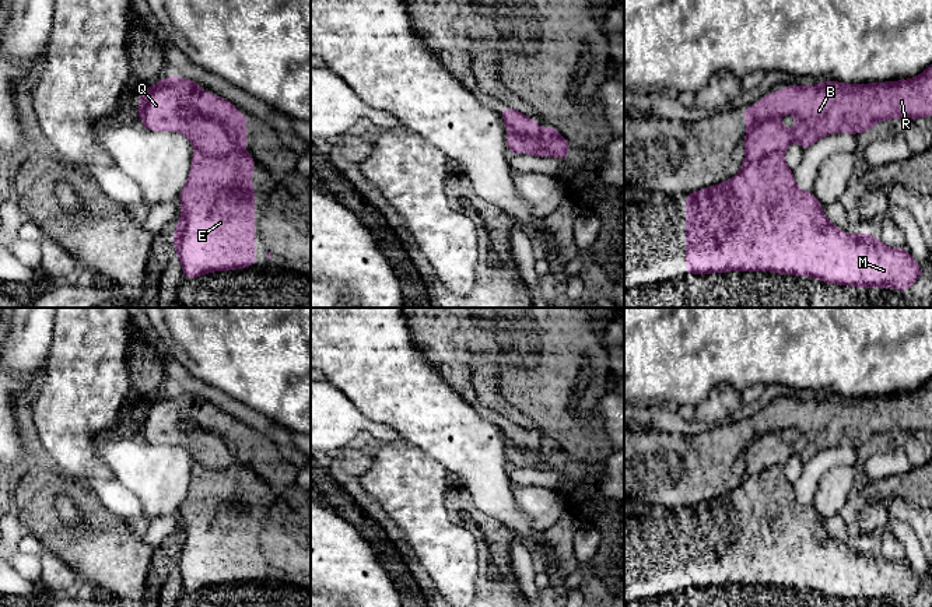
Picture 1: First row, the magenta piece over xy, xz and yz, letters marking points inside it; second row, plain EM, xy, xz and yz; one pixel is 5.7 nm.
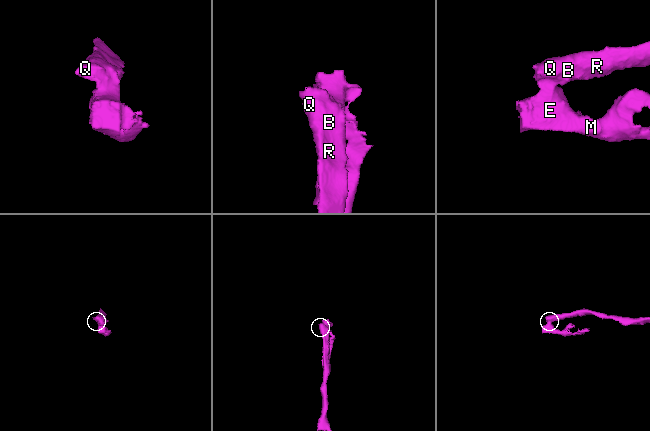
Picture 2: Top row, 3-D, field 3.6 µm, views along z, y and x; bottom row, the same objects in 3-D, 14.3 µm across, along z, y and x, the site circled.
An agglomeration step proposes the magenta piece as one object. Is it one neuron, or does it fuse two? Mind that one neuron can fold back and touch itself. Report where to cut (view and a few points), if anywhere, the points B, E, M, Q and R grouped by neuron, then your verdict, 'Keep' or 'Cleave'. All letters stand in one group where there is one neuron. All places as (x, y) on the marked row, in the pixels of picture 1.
Split along xy (241, 148), (213, 154), (195, 151). Groups: B Q R / E M. Cleave

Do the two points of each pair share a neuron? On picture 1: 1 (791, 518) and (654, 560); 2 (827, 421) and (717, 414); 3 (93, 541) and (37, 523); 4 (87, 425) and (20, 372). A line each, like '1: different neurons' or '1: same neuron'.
1: same neuron
2: different neurons
3: same neuron
4: different neurons

